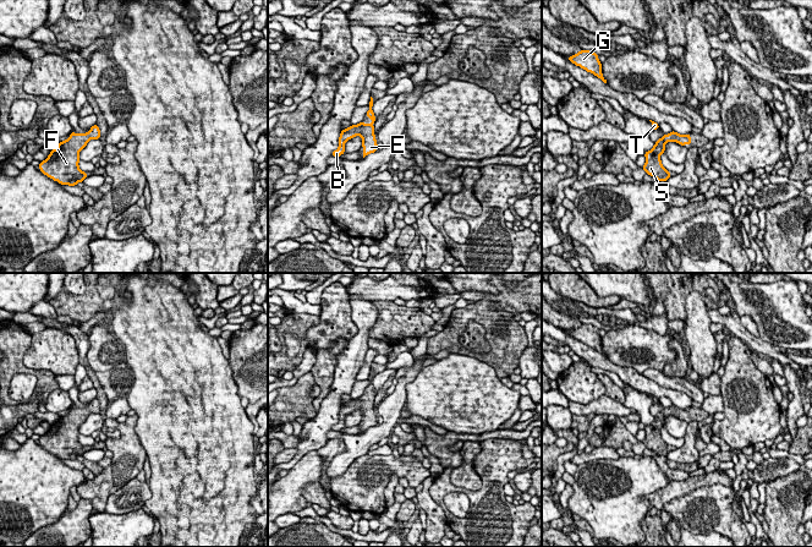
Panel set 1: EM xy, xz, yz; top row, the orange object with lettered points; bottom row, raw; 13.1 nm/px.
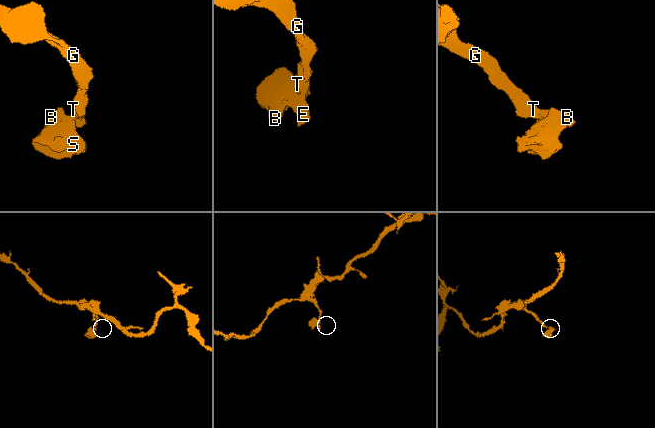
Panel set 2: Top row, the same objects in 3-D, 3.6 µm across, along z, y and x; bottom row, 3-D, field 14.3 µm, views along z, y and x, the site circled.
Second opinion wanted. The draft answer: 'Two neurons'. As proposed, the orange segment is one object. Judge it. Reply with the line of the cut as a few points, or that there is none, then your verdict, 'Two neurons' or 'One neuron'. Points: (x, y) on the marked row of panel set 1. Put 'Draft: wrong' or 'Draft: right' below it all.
No split. One neuron
Draft: wrong

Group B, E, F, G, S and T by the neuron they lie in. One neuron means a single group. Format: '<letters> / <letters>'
B E F G S T

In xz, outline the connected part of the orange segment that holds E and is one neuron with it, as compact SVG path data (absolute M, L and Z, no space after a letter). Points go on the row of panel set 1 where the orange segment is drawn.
M371 97L369 100L369 110L367 111L367 116L372 120L371 124L364 124L361 121L358 125L352 125L347 128L344 128L339 137L339 148L331 153L331 157L340 157L345 153L345 142L353 138L355 136L362 137L362 147L363 147L363 158L369 153L374 153L378 149L375 135L374 135L374 124L377 117L372 110L374 99Z

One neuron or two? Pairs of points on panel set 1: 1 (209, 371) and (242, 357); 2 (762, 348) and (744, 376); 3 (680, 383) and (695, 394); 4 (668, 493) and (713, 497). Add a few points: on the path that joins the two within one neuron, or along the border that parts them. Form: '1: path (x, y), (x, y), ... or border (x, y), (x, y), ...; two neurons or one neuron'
1: border (228, 360), (236, 390); two neurons
2: border (734, 337), (742, 340), (751, 349); two neurons
3: path (684, 384), (691, 390); one neuron
4: border (713, 483), (674, 497), (662, 509); two neurons

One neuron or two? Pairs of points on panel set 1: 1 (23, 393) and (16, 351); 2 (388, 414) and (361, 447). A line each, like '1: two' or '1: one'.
1: two
2: one

